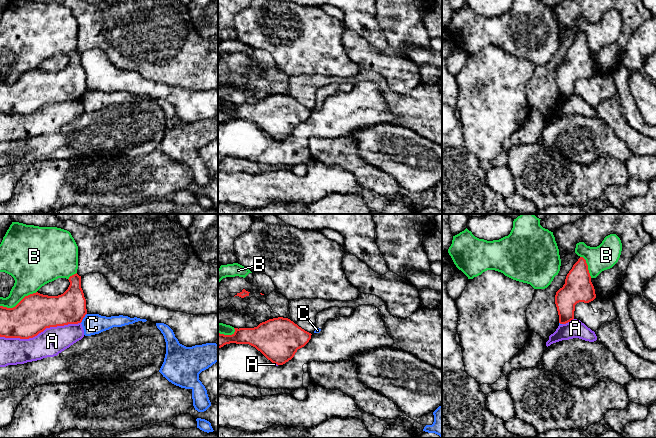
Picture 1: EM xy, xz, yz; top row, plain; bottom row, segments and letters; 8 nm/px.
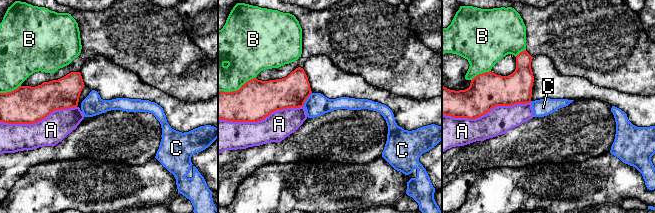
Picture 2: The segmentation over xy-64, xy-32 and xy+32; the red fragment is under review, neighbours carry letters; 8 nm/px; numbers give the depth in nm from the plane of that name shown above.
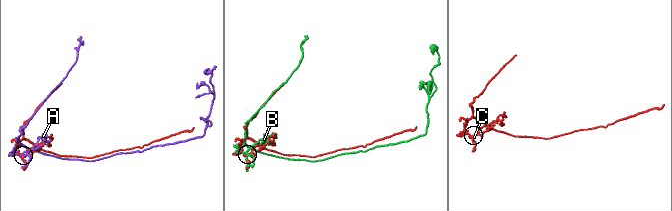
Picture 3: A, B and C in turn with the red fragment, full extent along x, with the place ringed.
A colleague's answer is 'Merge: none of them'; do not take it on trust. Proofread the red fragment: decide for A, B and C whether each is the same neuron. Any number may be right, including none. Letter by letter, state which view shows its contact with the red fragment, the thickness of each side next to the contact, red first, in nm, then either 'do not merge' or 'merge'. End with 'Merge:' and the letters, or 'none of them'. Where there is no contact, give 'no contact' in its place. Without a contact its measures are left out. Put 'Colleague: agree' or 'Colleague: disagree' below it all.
A: contact in xy; calibres 300 and 220 nm; do not merge
B: contact in xy; calibres 300 and 280 nm; do not merge
C: contact in xy; calibres 260 and 170 nm; do not merge
Merge: none of them
Colleague: agree

